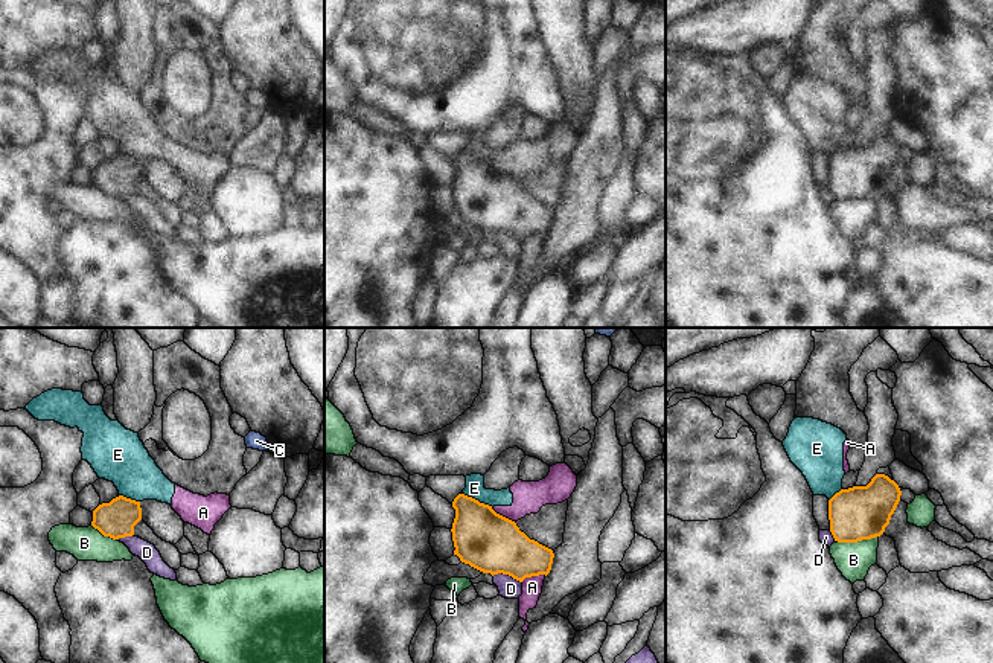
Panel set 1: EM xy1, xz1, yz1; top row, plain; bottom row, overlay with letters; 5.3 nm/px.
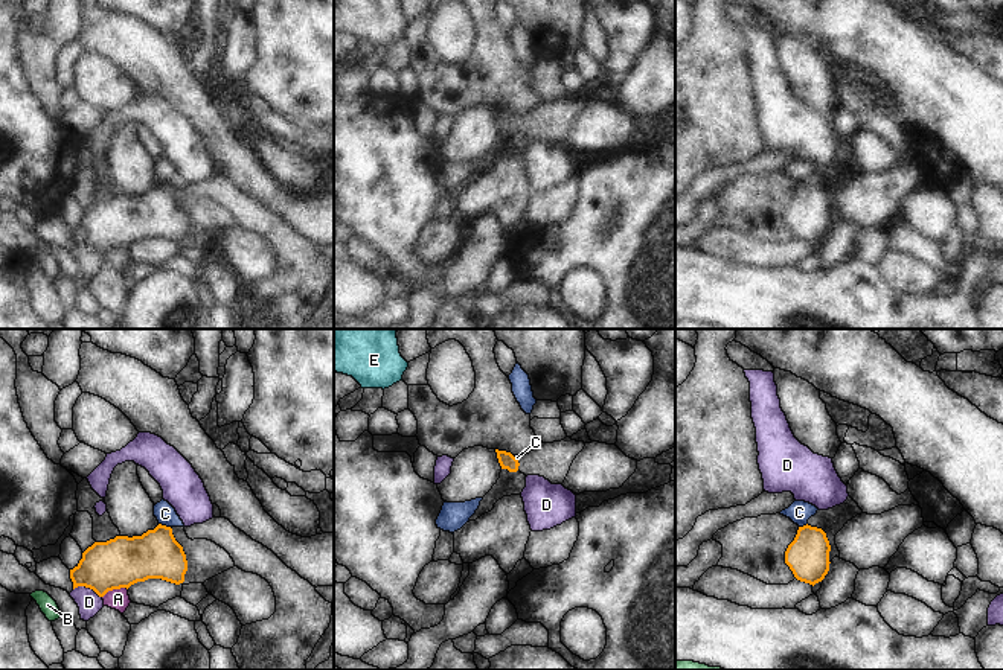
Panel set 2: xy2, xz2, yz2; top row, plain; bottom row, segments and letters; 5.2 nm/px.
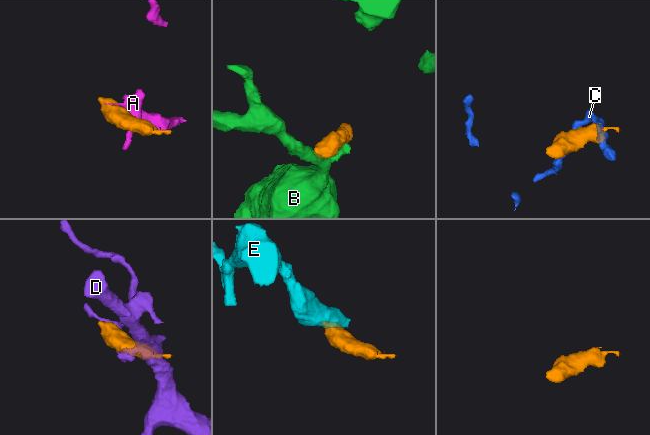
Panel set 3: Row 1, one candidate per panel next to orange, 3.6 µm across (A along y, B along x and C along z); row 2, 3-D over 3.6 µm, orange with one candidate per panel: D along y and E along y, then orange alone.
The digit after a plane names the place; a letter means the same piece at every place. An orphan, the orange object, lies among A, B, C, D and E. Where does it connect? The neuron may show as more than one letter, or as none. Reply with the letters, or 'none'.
none

